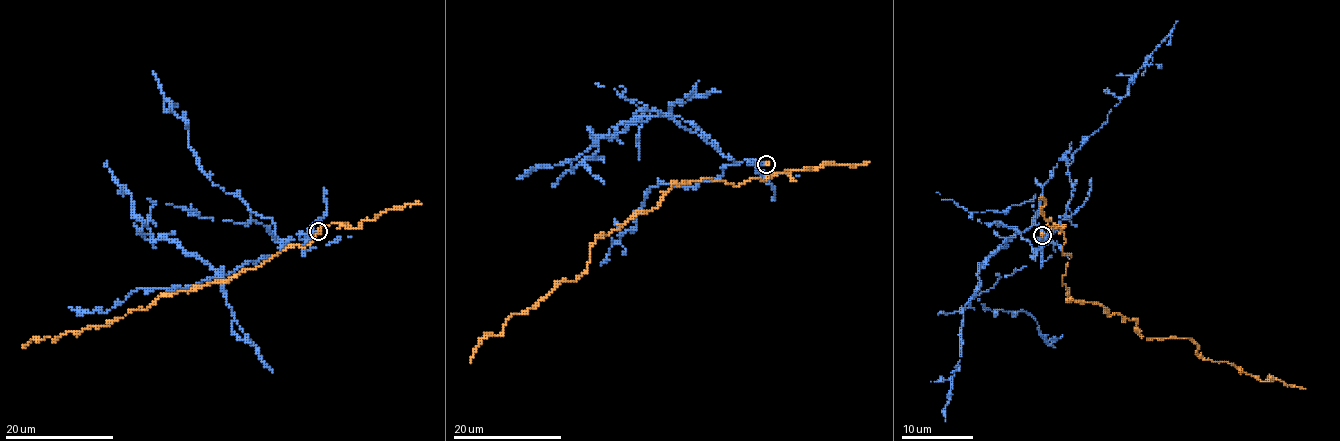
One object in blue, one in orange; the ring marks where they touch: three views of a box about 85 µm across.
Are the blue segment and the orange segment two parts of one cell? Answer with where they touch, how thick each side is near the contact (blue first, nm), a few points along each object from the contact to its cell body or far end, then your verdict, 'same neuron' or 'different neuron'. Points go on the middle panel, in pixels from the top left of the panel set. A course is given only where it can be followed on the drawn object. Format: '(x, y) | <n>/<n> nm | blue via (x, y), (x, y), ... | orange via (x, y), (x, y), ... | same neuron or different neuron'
(766, 164) | 280/360 nm | blue via (765, 164), (737, 163), (668, 114), (637, 115), (622, 131), (600, 137), (597, 150), (554, 186) | orange via (765, 164), (775, 165), (764, 182), (673, 182), (652, 210), (596, 238), (580, 276), (485, 335), (470, 362) | different neuron

